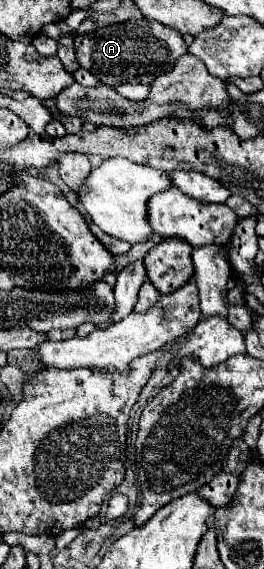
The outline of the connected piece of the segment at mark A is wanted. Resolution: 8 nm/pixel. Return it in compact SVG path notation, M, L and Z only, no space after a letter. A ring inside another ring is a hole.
M136 19L104 27L88 35L74 35L74 51L78 63L90 71L96 79L106 85L124 85L124 83L152 83L160 71L170 71L178 57L188 51L182 35L162 23Z

